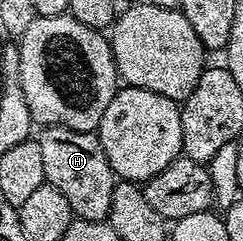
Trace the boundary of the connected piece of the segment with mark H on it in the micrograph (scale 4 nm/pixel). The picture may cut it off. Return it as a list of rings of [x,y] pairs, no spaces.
[[[49,126],[42,133],[37,141],[45,159],[46,185],[57,188],[57,192],[69,200],[69,208],[75,218],[106,222],[117,176],[105,156],[105,148],[101,148],[98,133],[86,134],[64,126]]]

